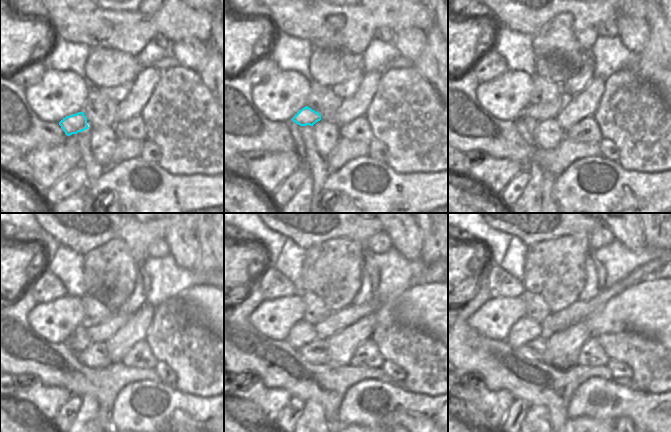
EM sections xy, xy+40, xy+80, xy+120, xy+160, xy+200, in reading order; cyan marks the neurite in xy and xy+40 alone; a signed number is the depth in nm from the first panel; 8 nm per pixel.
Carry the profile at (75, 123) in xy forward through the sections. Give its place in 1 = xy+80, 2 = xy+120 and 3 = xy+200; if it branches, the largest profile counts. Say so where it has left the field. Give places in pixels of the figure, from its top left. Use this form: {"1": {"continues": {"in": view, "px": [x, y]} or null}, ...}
{"1": {"continues": {"in": "xy+80", "px": [539, 112]}}, "2": {"continues": {"in": "xy+120", "px": [102, 332]}}, "3": {"continues": {"in": "xy+200", "px": [556, 321]}}}

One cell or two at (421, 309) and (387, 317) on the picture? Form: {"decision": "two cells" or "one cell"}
{"decision": "one cell"}

